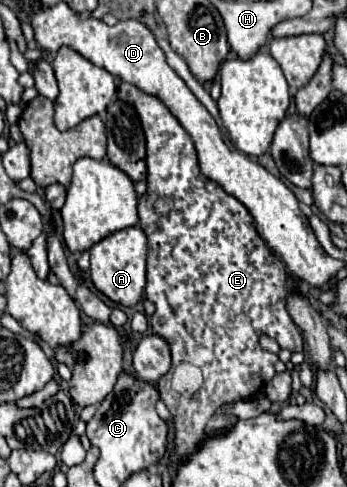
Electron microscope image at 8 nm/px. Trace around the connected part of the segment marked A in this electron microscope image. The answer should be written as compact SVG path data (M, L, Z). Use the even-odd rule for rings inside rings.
M130 226L110 234L90 248L90 274L94 286L122 306L136 306L146 286L146 234L140 226Z

